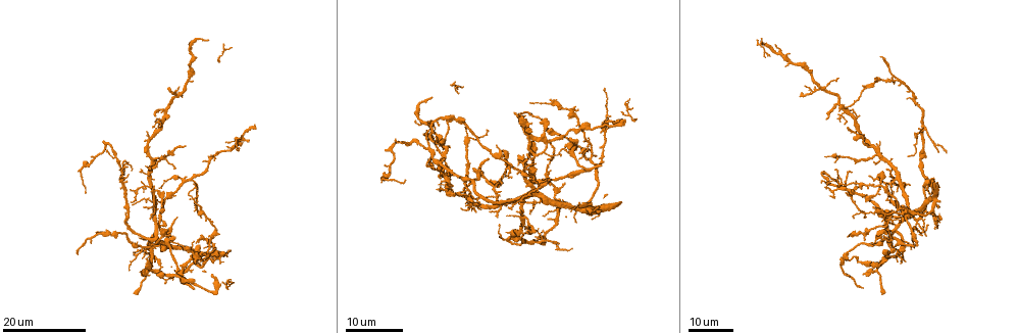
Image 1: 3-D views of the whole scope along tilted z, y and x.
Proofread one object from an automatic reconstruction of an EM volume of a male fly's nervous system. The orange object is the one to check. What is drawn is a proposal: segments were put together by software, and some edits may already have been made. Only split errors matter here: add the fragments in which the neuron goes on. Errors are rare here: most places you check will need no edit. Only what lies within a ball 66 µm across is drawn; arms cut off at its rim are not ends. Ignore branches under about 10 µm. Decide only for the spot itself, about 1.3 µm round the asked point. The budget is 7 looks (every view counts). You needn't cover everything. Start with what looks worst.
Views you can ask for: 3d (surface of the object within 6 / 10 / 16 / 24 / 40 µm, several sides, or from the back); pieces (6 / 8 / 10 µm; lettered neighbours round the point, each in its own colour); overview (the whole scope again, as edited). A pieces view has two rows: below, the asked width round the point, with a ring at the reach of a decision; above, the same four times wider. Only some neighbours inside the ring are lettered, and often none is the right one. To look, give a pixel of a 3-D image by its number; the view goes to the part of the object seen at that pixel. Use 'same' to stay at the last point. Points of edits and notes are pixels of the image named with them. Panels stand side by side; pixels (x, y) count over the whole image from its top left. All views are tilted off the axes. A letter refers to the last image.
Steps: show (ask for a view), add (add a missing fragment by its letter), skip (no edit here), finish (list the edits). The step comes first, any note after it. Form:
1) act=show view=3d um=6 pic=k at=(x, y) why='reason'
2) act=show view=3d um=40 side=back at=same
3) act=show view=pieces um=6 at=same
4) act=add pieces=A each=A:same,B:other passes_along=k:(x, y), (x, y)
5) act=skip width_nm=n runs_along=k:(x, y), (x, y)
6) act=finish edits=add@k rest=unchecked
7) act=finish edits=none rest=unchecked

act=show view=3d um=24 pic=1 at=(846, 128) why='branch stops here'

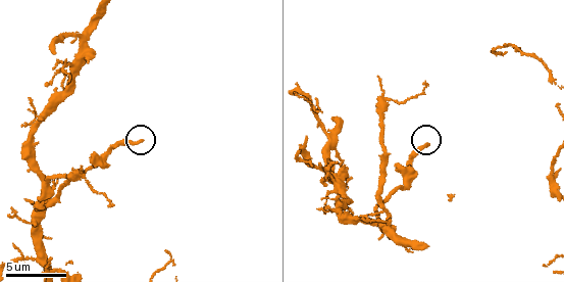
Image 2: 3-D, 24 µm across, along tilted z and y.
act=show view=pieces um=8 pic=2 at=(139, 141) why='what lies round it'

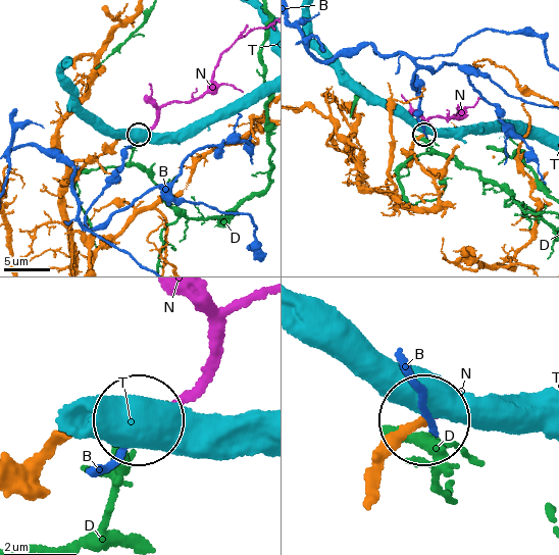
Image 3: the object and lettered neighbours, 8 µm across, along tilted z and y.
act=add pieces=N width_nm=210 each=B:other,D:other,N:same,T:other found='it goes on there'

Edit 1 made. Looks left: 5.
act=show view=overview

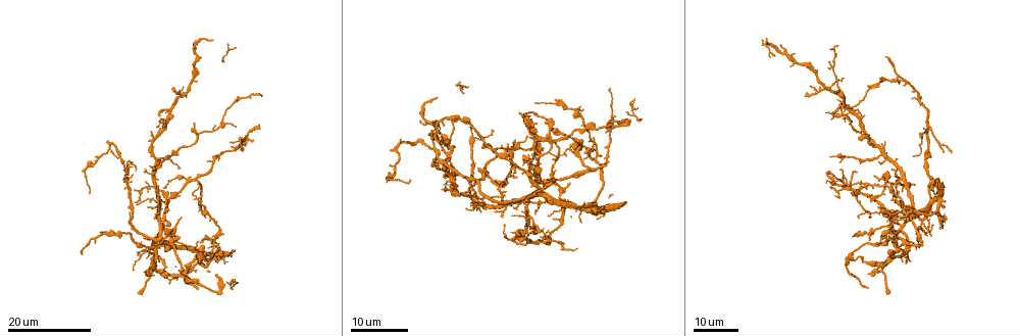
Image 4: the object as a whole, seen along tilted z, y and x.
act=show view=3d um=24 pic=4 at=(447, 140) why='branch stops here'

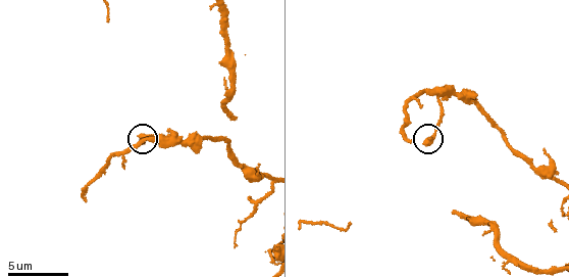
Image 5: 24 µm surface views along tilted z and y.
act=show view=pieces um=8 pic=5 at=(428, 142)

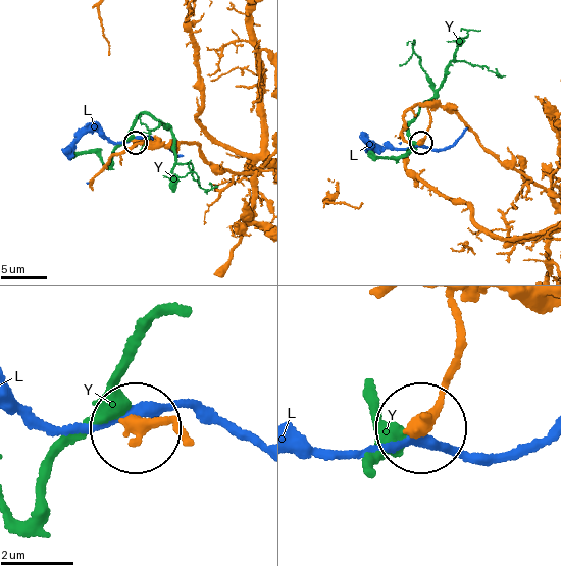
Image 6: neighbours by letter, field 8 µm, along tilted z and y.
act=skip each=L:other,Y:other runs_along=6:(457, 309), (439, 407), (425, 425) found='no lettered fragment goes on from it'

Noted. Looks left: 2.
act=show view=3d um=24 pic=4 at=(167, 249) why='an open end'

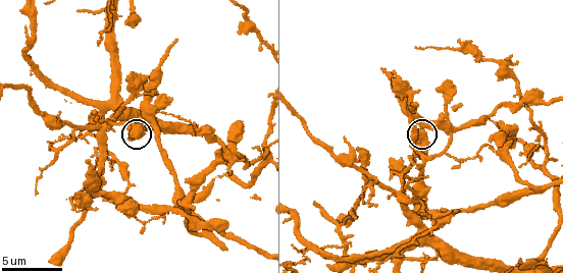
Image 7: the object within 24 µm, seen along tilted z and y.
act=show view=pieces um=8 pic=7 at=(419, 130) why='see the neighbours'

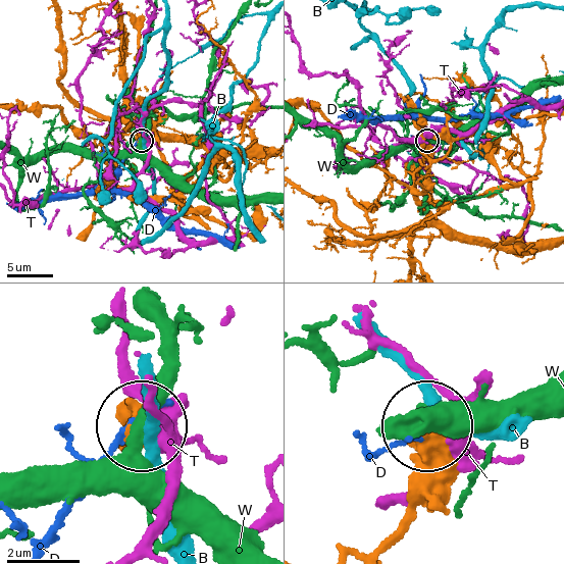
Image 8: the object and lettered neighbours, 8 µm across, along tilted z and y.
act=skip width_nm=550 each=B:other,D:other,T:other,W:other found='none of them fits'

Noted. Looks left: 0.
act=finish edits=add@3 rest=unchecked

